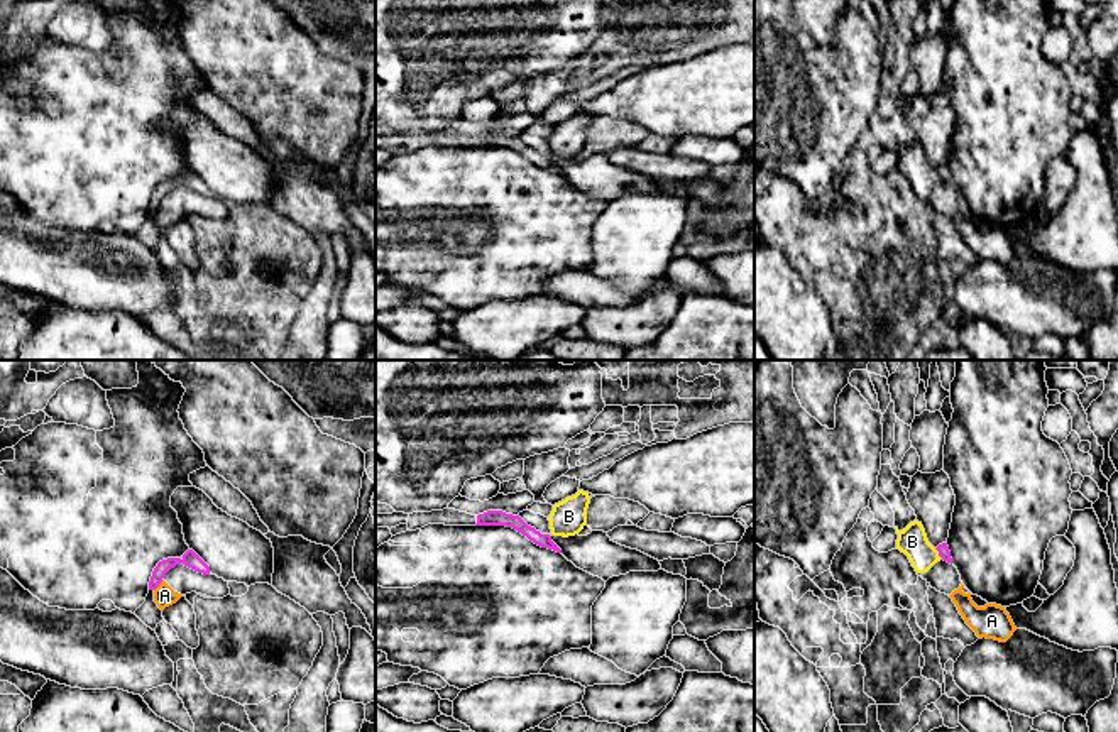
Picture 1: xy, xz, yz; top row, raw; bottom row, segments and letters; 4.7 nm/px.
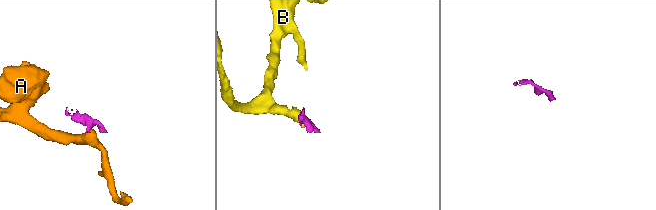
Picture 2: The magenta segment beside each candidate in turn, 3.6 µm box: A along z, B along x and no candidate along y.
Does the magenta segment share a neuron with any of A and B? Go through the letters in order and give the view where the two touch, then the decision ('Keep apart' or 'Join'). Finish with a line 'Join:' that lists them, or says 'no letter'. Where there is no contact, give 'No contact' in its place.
A: Touches magenta in xy. Keep apart
B: Touches magenta in yz. Keep apart
Join: no letter

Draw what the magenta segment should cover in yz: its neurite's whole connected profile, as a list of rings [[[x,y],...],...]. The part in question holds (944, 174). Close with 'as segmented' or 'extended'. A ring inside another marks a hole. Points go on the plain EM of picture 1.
[[[944,91],[935,95],[917,93],[912,98],[907,122],[915,132],[917,142],[923,147],[929,164],[944,183],[952,186],[947,159],[956,117],[949,96]]]; extended

